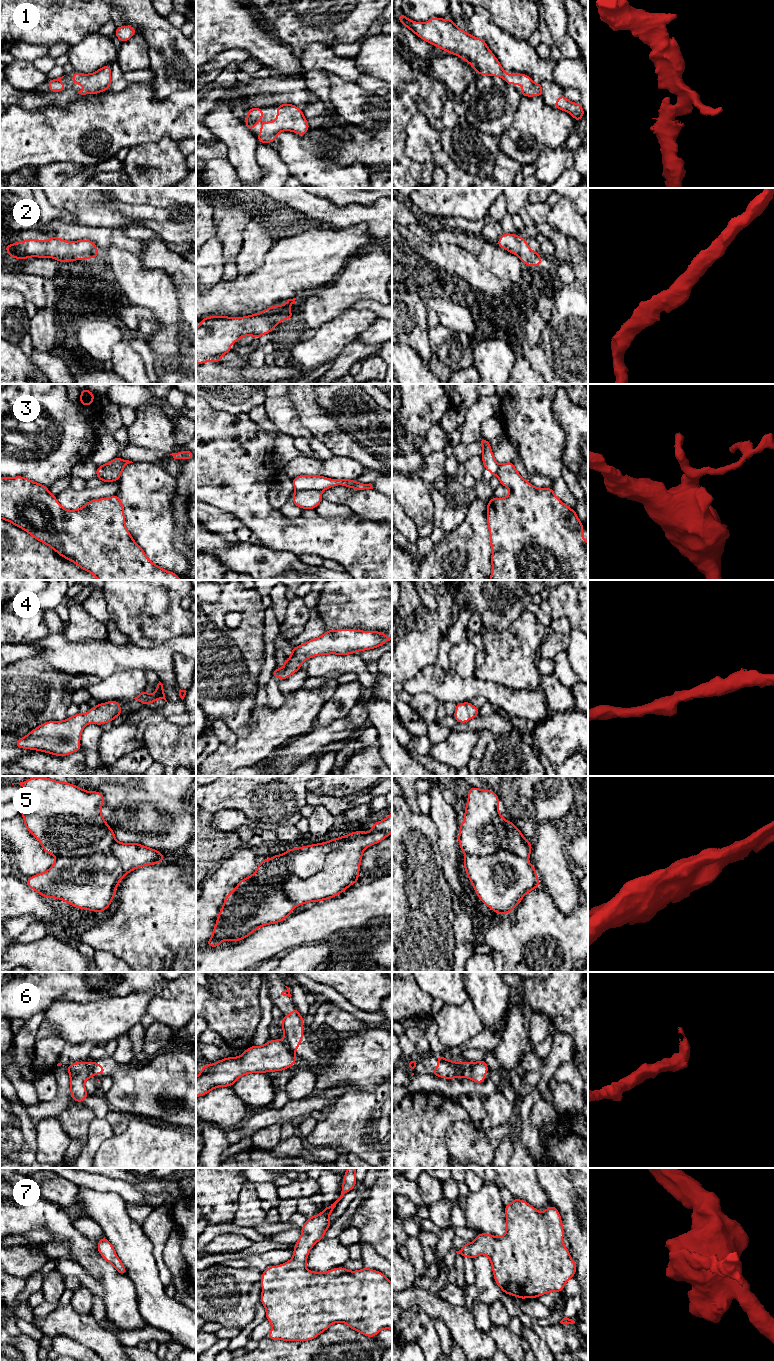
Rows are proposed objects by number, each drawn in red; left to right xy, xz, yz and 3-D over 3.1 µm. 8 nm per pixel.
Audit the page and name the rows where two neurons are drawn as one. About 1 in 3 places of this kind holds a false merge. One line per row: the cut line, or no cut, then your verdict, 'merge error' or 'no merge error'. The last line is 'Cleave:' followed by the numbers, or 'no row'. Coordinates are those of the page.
1: no cut; no merge error
2: no cut; no merge error
3: cut in xz along (296, 490), (320, 491); merge error
4: no cut; no merge error
5: cut in xz along (366, 833), (331, 848), (314, 874), (283, 883), (294, 906); merge error
6: cut in xy along (90, 1063), (94, 1076); merge error
7: no cut; no merge error
Cleave: 3, 5, 6

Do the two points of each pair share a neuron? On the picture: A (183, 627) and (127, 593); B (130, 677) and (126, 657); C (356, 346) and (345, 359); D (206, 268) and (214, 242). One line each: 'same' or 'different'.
A: same
B: different
C: same
D: same

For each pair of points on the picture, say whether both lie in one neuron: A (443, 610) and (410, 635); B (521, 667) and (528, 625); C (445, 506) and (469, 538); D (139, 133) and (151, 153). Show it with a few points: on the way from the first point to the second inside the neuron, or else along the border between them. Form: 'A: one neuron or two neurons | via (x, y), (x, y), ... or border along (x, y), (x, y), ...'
A: one neuron | via (439, 620), (425, 635), (420, 635)
B: one neuron | via (521, 657), (525, 635)
C: two neurons | border along (470, 503), (465, 518), (447, 533)
D: two neurons | border along (168, 138), (130, 148)

